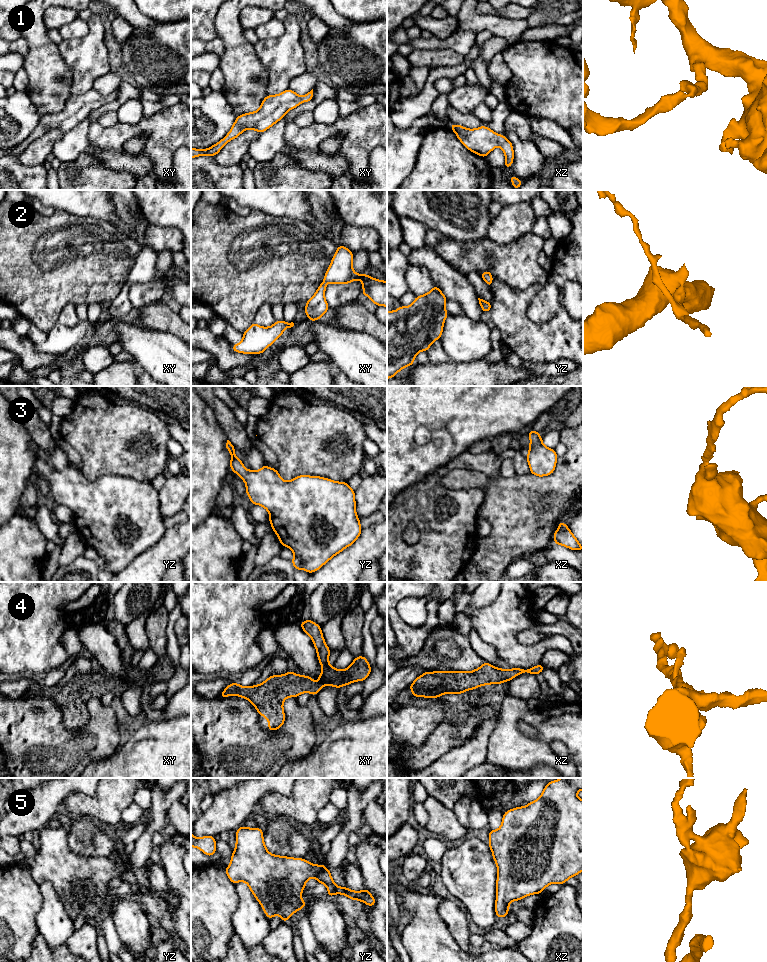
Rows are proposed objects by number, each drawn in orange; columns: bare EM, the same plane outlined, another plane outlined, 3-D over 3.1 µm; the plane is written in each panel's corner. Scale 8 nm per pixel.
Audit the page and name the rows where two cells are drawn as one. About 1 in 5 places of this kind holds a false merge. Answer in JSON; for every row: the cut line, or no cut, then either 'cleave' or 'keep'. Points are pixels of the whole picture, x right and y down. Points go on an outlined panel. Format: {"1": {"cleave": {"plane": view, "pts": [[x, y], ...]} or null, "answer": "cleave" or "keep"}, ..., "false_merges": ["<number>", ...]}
{"1": {"cleave": null, "answer": "keep"}, "2": {"cleave": null, "answer": "keep"}, "3": {"cleave": null, "answer": "keep"}, "4": {"cleave": null, "answer": "keep"}, "5": {"cleave": null, "answer": "keep"}, "false_merges": []}

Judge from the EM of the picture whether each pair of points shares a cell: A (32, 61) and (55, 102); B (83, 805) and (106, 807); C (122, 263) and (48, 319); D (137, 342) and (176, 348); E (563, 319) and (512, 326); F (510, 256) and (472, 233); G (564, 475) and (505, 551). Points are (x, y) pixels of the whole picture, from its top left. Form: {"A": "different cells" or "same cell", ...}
{"A": "same cell", "B": "same cell", "C": "same cell", "D": "same cell", "E": "same cell", "F": "different cells", "G": "same cell"}

